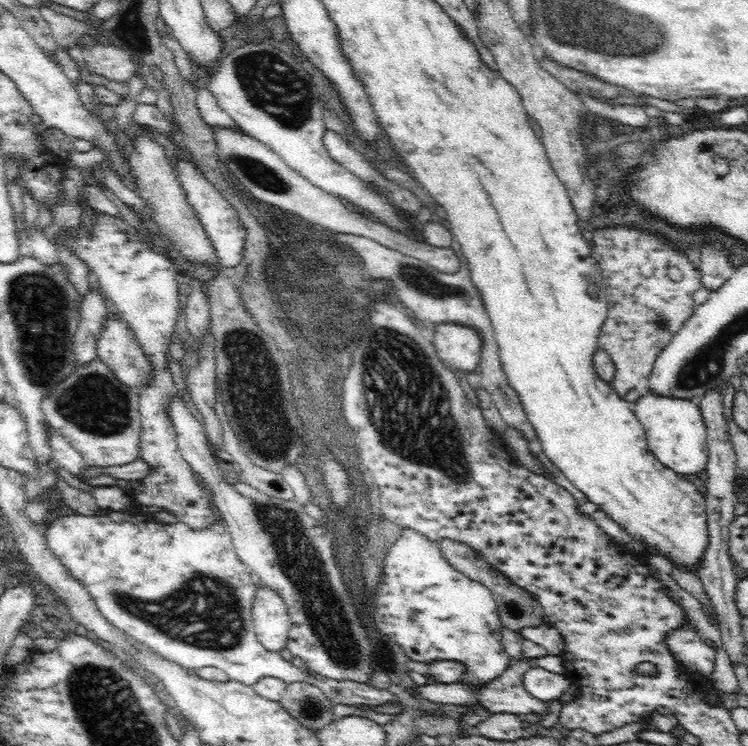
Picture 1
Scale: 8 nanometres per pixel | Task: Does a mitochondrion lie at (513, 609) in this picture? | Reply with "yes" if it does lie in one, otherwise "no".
yes

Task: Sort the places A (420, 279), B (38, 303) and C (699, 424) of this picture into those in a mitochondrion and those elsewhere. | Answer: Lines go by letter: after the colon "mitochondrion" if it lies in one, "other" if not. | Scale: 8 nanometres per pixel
A: mitochondrion
B: mitochondrion
C: other

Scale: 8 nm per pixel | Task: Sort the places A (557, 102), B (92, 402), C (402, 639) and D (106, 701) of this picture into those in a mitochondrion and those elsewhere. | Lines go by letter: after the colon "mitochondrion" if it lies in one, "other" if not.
A: other
B: mitochondrion
C: other
D: mitochondrion

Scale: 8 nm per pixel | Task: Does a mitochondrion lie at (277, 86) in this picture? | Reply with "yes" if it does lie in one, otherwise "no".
yes

